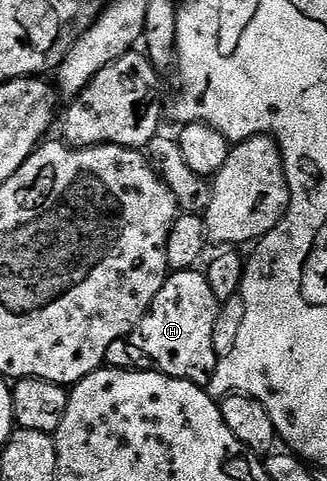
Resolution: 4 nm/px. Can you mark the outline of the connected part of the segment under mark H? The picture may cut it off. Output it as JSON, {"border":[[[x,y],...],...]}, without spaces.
{"border":[[[196,269],[171,272],[130,338],[146,357],[150,357],[153,368],[160,374],[207,385],[218,362],[214,349],[214,321],[220,312],[221,300],[214,297],[207,274],[200,272],[199,275],[198,272]]]}

